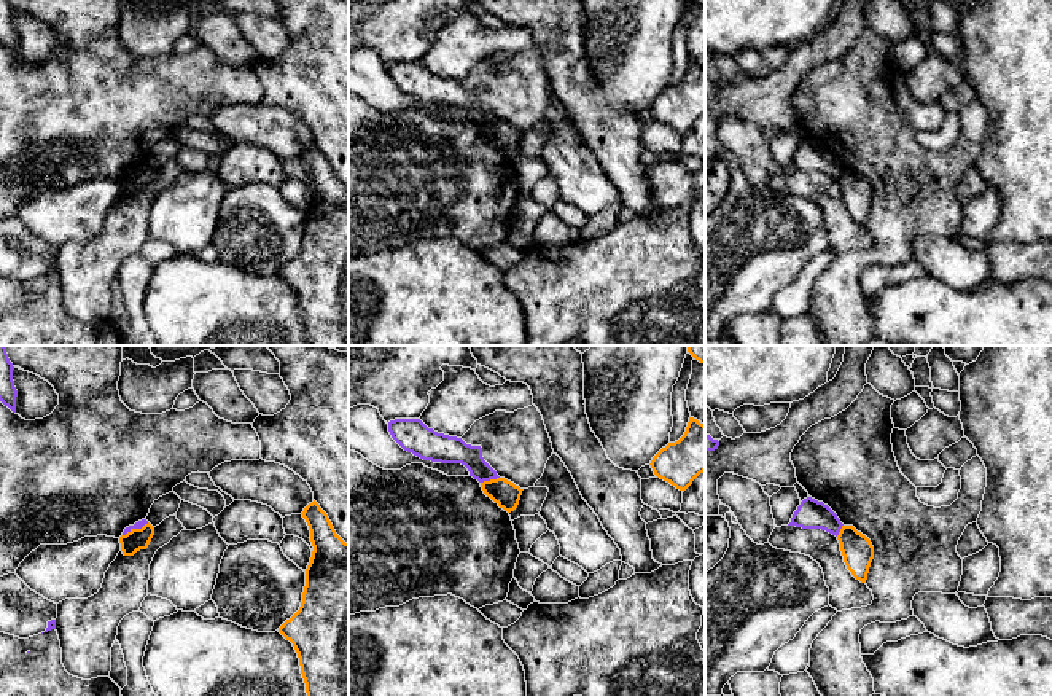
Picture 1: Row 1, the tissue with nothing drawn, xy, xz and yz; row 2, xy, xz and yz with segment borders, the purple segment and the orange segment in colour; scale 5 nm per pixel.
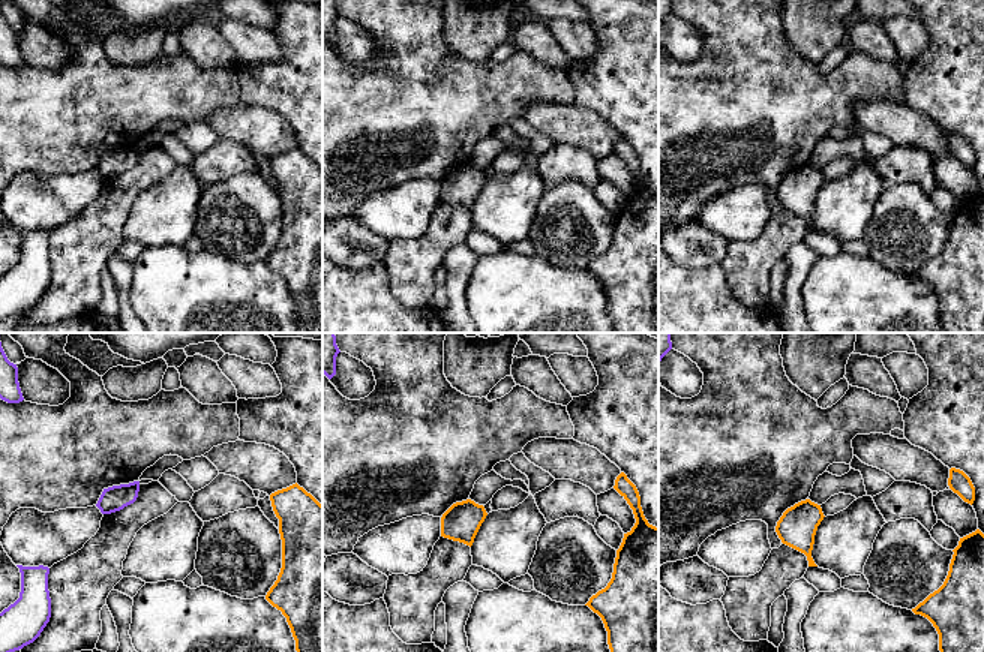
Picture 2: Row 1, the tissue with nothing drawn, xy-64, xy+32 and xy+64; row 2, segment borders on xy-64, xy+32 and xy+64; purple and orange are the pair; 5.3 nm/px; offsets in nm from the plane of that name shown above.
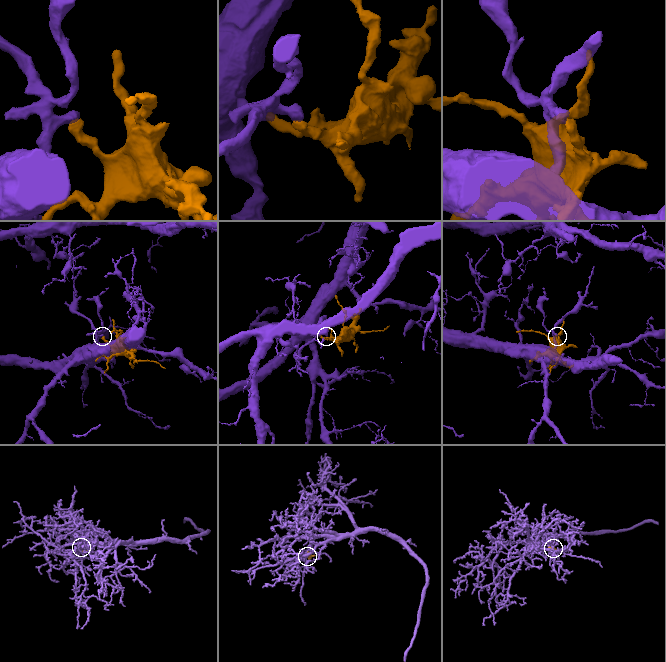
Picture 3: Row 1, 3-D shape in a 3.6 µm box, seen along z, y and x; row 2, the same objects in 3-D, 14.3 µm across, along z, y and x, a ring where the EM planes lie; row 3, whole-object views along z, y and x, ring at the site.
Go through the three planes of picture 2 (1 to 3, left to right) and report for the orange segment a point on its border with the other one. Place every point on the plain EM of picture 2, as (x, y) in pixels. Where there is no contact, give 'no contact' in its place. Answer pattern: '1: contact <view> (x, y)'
1: no contact
2: no contact
3: no contact

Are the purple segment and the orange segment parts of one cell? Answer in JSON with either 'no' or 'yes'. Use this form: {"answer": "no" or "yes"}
{"answer": "no"}

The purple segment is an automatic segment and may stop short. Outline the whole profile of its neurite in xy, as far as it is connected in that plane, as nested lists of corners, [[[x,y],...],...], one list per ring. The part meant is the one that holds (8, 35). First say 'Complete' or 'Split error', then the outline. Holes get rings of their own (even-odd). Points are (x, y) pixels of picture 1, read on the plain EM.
Complete. [[[0,0],[0,45],[16,56],[18,33],[13,24],[13,6],[8,0]]]

